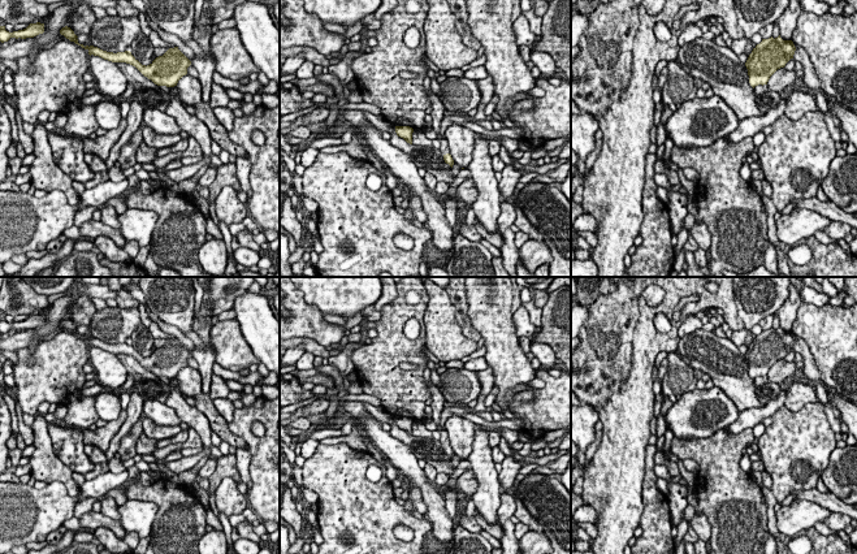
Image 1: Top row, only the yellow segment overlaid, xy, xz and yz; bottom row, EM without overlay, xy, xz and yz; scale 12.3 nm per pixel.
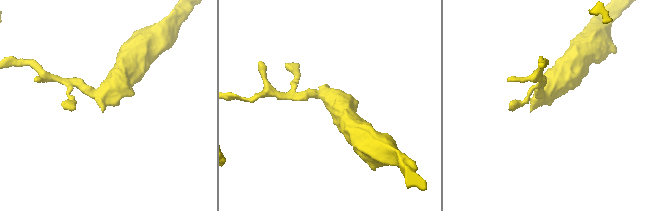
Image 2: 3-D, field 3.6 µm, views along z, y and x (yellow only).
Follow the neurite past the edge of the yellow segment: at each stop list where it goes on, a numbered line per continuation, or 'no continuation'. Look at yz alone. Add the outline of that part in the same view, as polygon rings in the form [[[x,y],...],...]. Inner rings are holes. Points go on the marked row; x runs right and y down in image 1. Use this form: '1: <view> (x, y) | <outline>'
no continuation

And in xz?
1: xz (437, 107) | [[[424,88],[424,91],[430,100],[430,107],[432,107],[430,116],[433,120],[432,129],[436,131],[437,139],[441,143],[441,147],[438,150],[441,151],[441,155],[443,157],[446,153],[450,153],[449,143],[447,143],[446,138],[440,135],[440,126],[441,126],[441,122],[445,117],[443,113],[446,109],[445,109],[445,105],[442,104],[441,99],[432,90]]]

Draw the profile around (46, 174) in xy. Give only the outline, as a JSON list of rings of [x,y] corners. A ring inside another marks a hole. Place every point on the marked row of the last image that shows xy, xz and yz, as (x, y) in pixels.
[[[38,122],[33,133],[35,160],[30,165],[31,182],[35,190],[51,192],[62,191],[70,205],[77,205],[79,195],[73,187],[73,179],[65,174],[55,163],[53,153],[48,142],[48,131],[44,124]]]

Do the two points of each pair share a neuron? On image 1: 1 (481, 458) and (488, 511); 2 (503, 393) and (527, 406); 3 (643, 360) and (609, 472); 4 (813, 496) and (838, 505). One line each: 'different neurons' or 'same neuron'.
1: same neuron
2: different neurons
3: same neuron
4: same neuron

